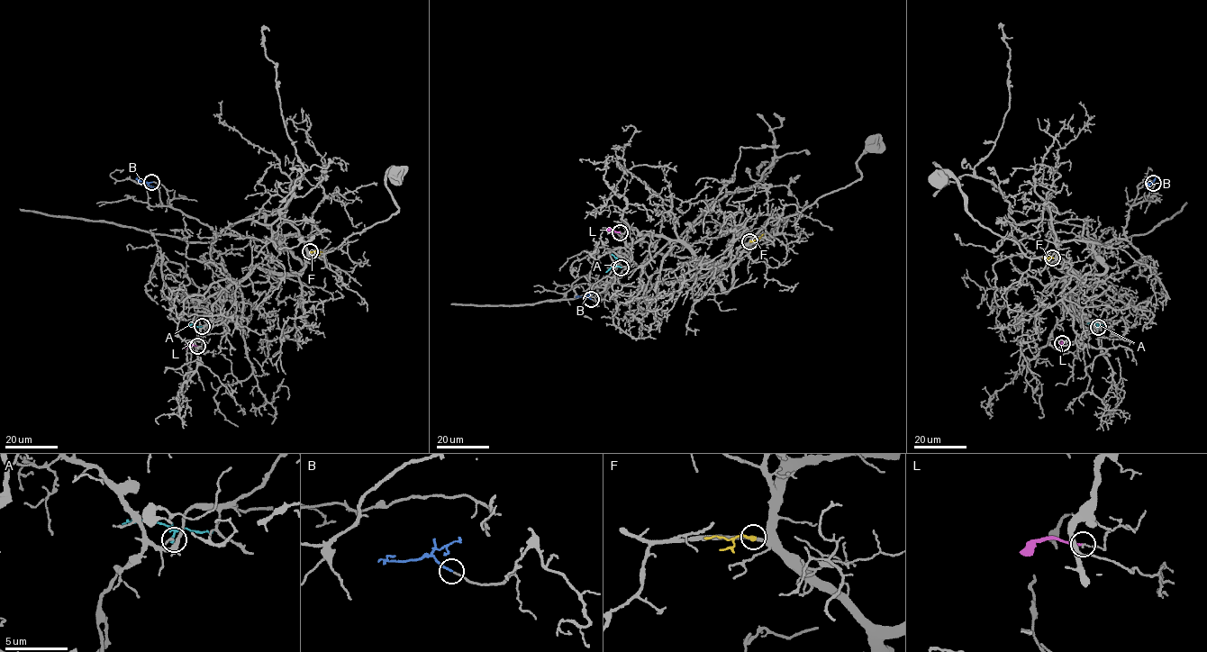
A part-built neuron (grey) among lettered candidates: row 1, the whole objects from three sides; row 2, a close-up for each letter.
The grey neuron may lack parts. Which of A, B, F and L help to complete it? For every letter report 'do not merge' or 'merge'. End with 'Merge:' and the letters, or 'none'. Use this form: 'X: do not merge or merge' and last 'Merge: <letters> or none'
A: merge
B: merge
F: do not merge
L: do not merge
Merge: A, B

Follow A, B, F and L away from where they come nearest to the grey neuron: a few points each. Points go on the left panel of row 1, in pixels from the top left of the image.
A: (202, 326), (195, 325), (195, 322), (189, 325)
B: (151, 181), (139, 181), (137, 177)
F: (310, 252), (322, 252)
L: (196, 345), (184, 348)

